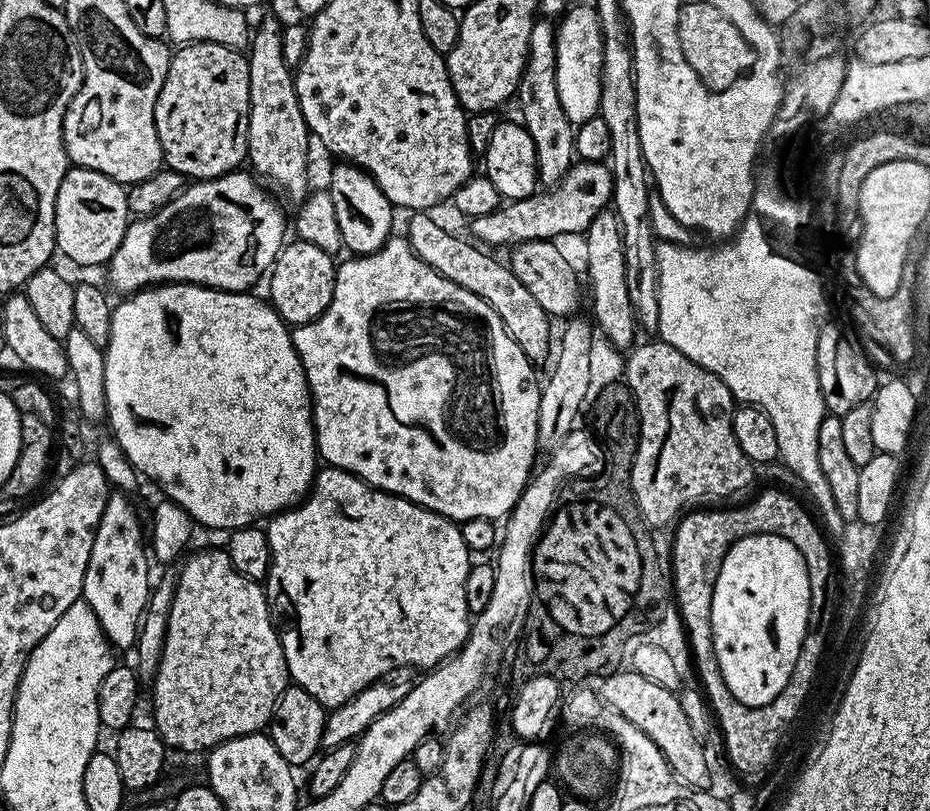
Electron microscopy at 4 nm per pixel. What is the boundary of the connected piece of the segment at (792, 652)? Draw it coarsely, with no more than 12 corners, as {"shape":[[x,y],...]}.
{"shape":[[742,538],[710,648],[748,708],[788,683],[814,601],[794,542]]}

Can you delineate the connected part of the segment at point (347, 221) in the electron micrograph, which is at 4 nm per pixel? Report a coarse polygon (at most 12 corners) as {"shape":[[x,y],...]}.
{"shape":[[337,163],[327,191],[349,253],[378,251],[394,206],[356,164]]}

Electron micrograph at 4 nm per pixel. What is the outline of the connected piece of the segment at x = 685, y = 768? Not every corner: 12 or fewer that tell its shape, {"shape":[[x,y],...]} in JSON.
{"shape":[[631,670],[598,696],[664,755],[677,781],[713,783],[676,692]]}

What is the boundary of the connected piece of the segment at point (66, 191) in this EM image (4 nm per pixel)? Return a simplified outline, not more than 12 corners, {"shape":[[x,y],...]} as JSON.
{"shape":[[69,167],[56,246],[107,265],[130,223],[125,185]]}

